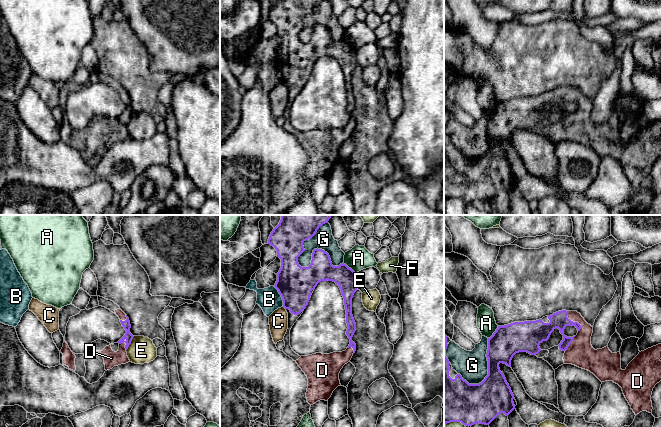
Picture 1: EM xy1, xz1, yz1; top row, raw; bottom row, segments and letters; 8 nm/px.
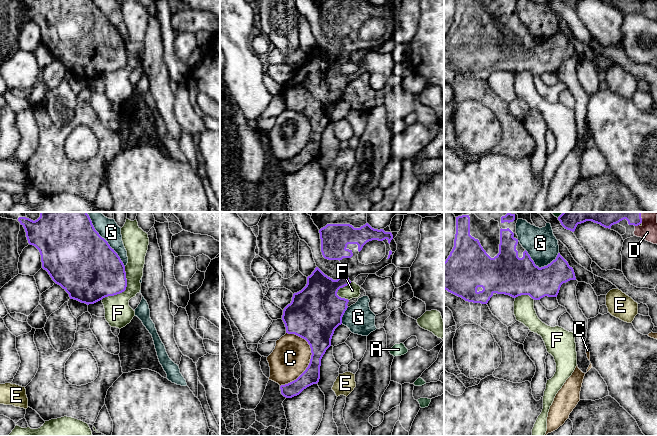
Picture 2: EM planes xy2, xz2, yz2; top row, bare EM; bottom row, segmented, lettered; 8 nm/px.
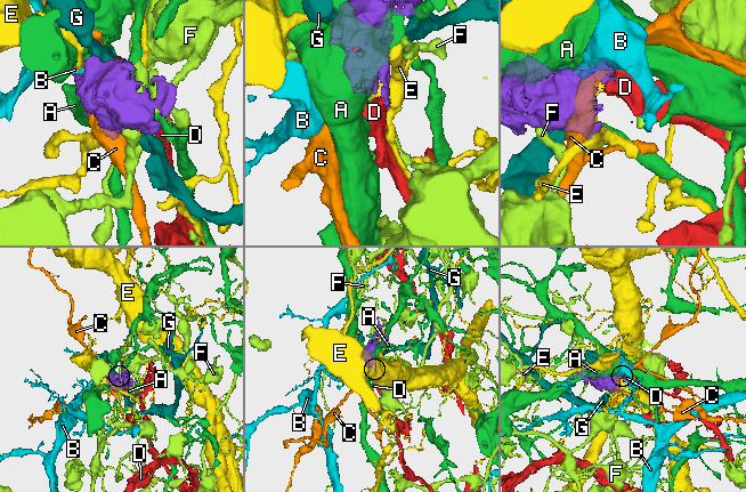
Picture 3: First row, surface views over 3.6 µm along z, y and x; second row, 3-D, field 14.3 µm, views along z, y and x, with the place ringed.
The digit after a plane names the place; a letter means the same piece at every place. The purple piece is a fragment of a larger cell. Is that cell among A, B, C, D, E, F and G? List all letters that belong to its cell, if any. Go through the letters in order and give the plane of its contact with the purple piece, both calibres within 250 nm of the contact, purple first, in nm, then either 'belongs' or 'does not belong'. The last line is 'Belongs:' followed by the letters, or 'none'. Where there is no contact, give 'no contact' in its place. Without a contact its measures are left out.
A: yz1 | 240/150 nm | does not belong
B: xz1 | 300/190 nm | does not belong
C: xz2 | 240/300 nm | does not belong
D: yz1 | 130/200 nm | belongs
E: xy1 | 70/200 nm | does not belong
F: xy2 | 400/220 nm | does not belong
G: xz1 | 240/160 nm | does not belong
Belongs: D

